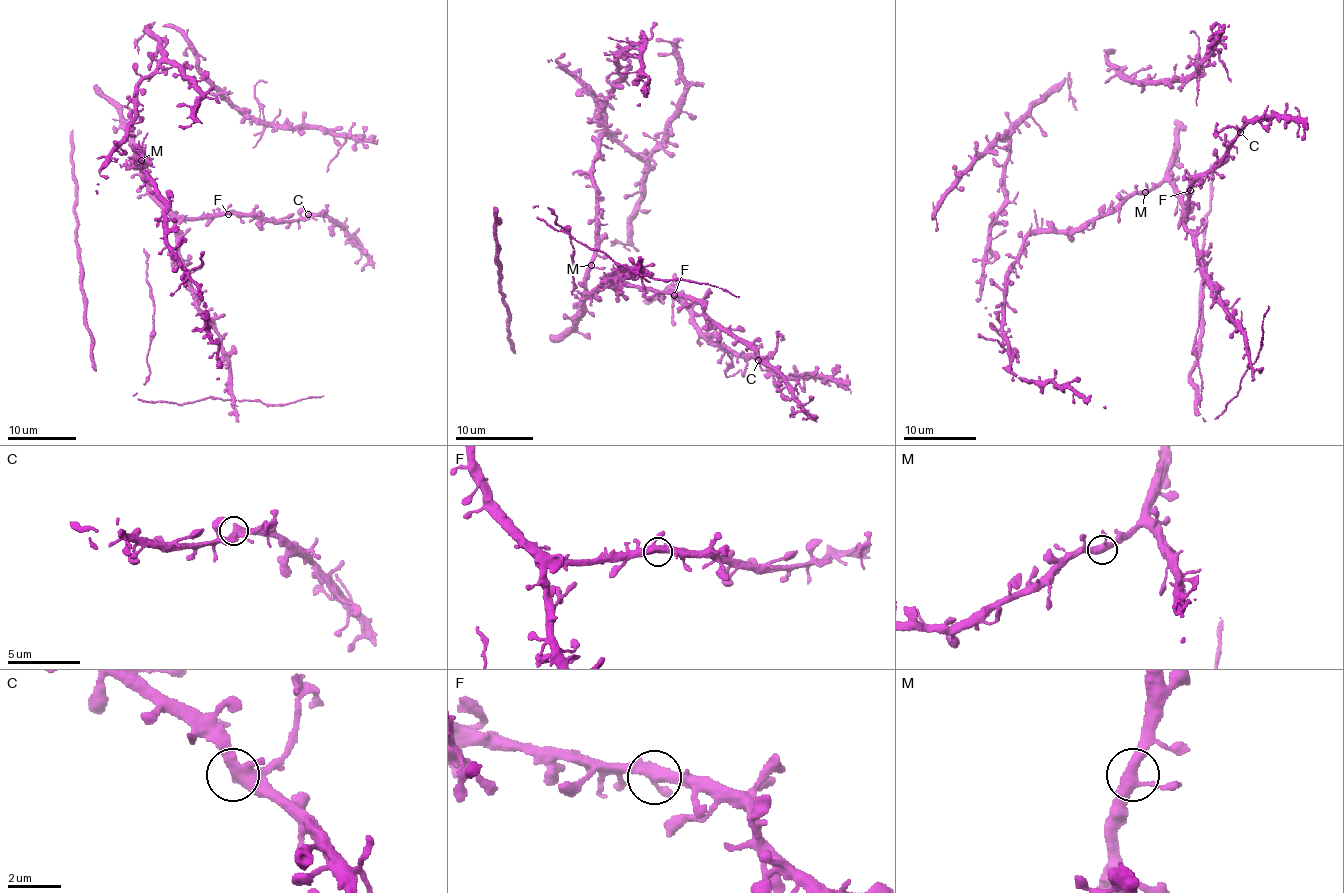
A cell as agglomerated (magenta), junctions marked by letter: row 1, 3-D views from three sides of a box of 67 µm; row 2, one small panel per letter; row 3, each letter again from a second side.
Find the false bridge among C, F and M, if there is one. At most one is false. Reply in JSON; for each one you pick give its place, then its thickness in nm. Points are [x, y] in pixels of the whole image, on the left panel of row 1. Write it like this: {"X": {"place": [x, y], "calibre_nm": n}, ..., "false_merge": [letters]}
{"false_merge": []}

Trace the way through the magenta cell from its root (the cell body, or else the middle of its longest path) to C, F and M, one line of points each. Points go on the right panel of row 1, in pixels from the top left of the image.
C: (1202, 264), (1196, 236), (1184, 218), (1186, 190), (1221, 159), (1240, 132)
F: (1202, 264), (1196, 251), (1196, 236), (1184, 218), (1190, 190)
M: (1202, 264), (1196, 251), (1196, 236), (1186, 226), (1185, 205), (1174, 185), (1160, 182), (1145, 193)

